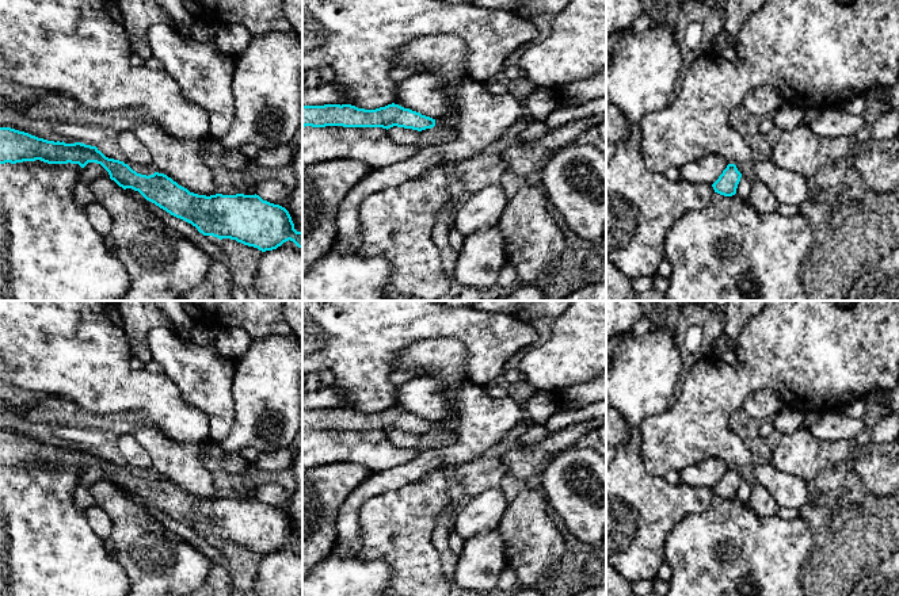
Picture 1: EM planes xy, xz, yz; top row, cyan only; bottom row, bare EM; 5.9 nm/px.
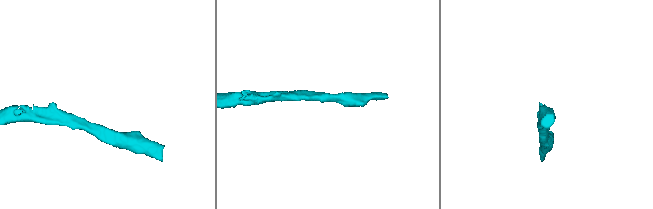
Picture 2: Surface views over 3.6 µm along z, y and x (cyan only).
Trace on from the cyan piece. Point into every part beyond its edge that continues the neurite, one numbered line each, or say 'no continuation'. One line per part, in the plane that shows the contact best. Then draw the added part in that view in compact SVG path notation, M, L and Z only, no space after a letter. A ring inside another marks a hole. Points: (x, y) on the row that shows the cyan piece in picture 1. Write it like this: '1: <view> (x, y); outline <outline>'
no continuation

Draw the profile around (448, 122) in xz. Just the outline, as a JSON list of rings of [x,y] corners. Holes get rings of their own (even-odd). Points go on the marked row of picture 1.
[[[450,110],[435,119],[435,126],[441,127],[445,131],[445,134],[450,135],[456,134],[457,123],[458,123],[458,112],[456,110]]]

